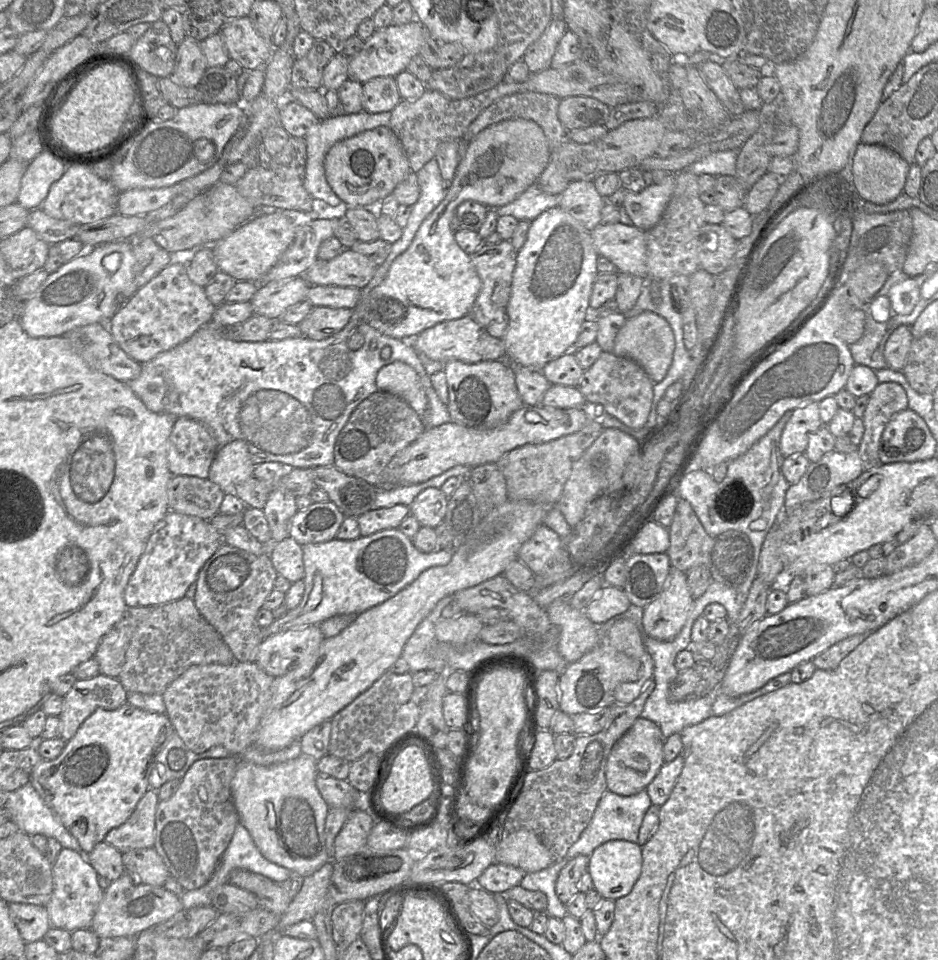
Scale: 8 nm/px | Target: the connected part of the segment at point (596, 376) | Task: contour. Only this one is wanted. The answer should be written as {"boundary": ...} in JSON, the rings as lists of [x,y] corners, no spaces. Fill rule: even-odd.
{"boundary":[[[602,351],[595,363],[584,371],[578,387],[592,413],[605,412],[630,428],[640,429],[650,413],[653,385],[654,382],[635,361]]]}

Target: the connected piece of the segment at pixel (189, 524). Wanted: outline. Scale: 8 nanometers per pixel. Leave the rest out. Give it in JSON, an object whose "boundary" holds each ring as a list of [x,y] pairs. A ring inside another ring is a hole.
{"boundary":[[[169,511],[154,527],[124,590],[127,607],[158,606],[185,597],[206,561],[224,543],[207,520]]]}

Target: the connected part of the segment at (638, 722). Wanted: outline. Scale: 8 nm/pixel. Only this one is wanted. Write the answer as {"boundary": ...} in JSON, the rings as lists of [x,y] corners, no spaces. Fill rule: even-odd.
{"boundary":[[[637,718],[630,729],[614,744],[606,763],[607,789],[630,796],[646,789],[664,761],[664,740],[659,726],[648,719]]]}

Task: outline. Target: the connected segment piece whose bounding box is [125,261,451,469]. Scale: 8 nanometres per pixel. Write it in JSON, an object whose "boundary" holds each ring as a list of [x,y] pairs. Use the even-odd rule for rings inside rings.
{"boundary":[[[383,262],[377,267],[373,278],[361,289],[361,298],[352,309],[348,323],[341,331],[326,339],[311,340],[298,337],[260,342],[234,341],[219,334],[221,326],[211,320],[189,339],[141,364],[140,375],[125,383],[150,411],[170,414],[177,418],[189,417],[201,422],[216,439],[220,448],[234,440],[242,440],[248,447],[254,466],[267,462],[279,462],[302,469],[334,465],[334,447],[339,433],[355,408],[378,390],[378,371],[395,361],[408,364],[419,375],[428,398],[428,409],[423,416],[426,429],[448,423],[451,419],[447,408],[449,394],[443,370],[444,363],[417,353],[413,348],[412,339],[386,336],[363,322],[364,295],[384,280],[392,262]],[[355,331],[364,336],[364,344],[358,350],[351,350],[347,341]],[[385,346],[391,348],[391,354],[387,359],[381,357],[381,350]]]}

